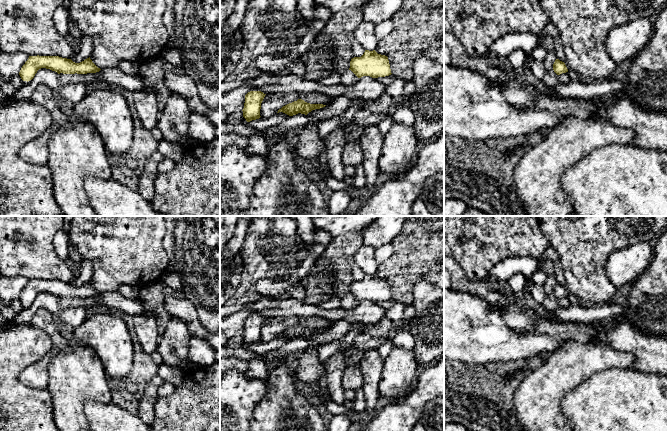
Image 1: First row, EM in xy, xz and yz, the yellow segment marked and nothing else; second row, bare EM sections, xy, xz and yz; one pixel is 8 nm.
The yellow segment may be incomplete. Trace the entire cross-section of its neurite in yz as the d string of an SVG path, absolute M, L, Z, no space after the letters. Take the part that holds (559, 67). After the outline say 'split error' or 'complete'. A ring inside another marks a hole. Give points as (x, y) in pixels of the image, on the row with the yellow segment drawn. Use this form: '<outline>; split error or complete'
M556 59L553 64L553 70L557 75L560 75L562 73L568 72L568 69L564 62L560 61L559 59Z; complete

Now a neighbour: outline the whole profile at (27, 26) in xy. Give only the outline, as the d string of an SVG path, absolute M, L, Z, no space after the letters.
M0 0L0 50L23 52L28 56L59 56L72 59L77 49L63 37L53 21L54 11L64 0Z

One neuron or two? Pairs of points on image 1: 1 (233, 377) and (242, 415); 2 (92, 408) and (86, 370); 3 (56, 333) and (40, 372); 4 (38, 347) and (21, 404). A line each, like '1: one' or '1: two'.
1: one
2: two
3: one
4: one

